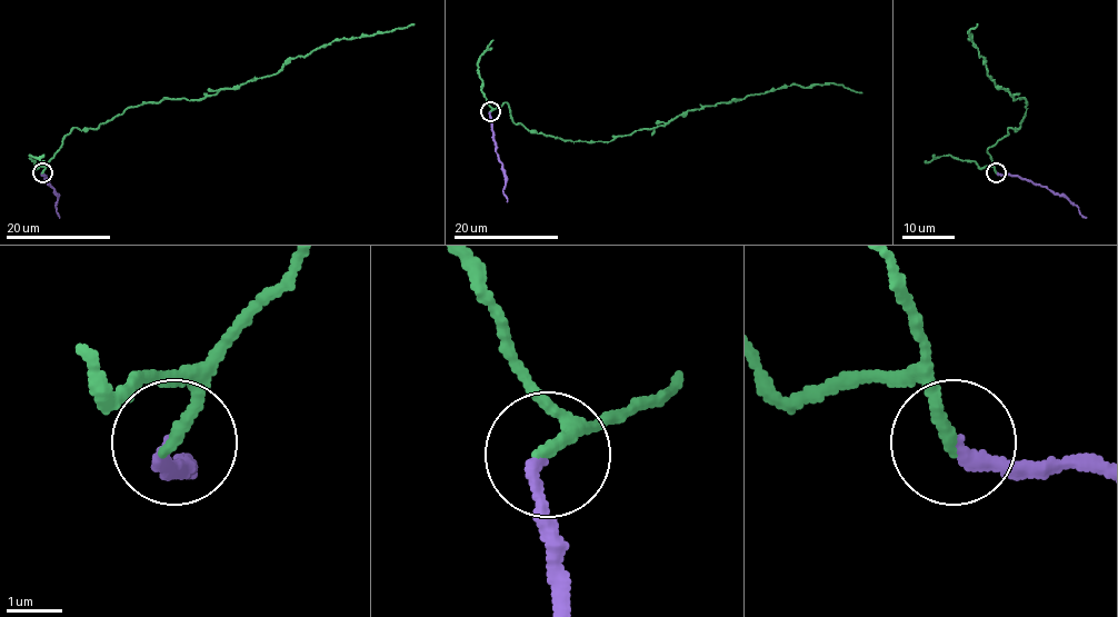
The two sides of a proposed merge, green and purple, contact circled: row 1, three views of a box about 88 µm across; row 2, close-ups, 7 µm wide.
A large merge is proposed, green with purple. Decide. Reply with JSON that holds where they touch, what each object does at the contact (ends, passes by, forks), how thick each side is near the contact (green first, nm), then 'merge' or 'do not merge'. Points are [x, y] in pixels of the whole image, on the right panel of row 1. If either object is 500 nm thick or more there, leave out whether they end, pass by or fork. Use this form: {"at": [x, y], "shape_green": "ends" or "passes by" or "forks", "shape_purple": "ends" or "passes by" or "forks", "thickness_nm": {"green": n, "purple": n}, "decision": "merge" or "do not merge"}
{"at": [996, 172], "shape_green": "ends", "shape_purple": "ends", "thickness_nm": {"green": 240, "purple": 200}, "decision": "merge"}

